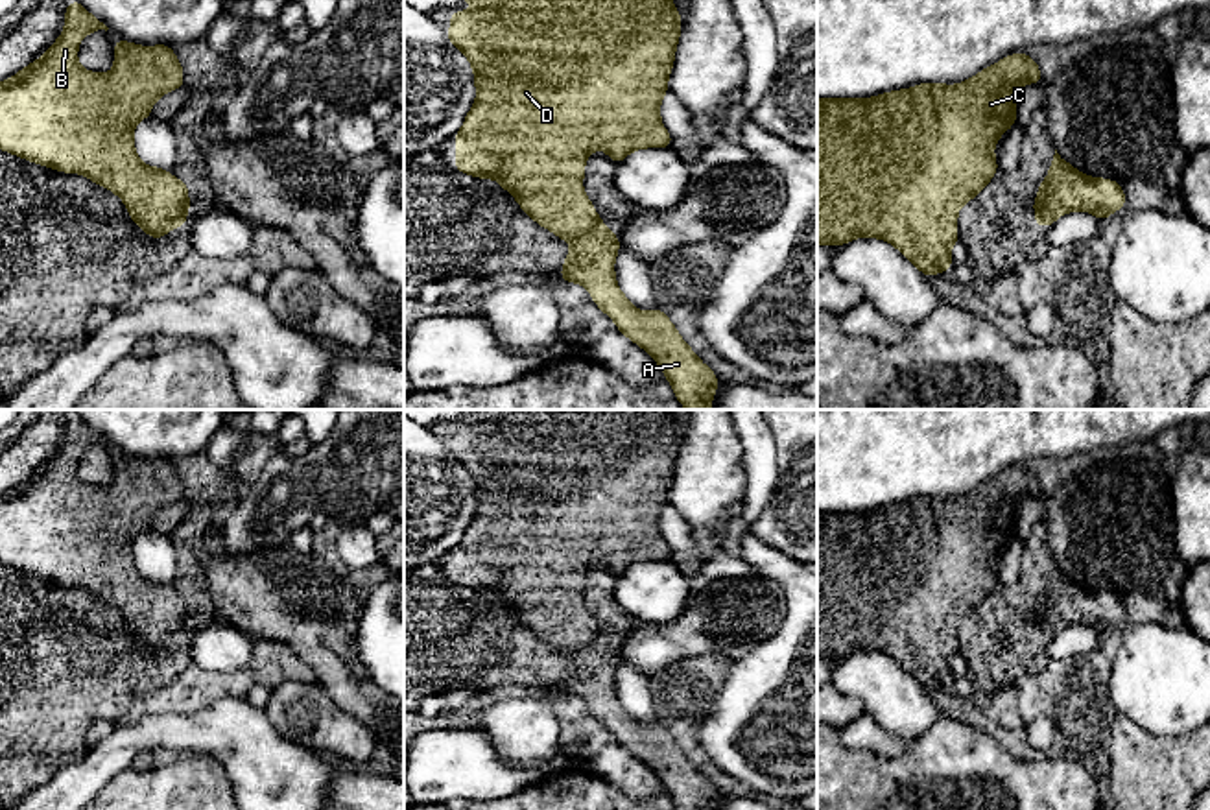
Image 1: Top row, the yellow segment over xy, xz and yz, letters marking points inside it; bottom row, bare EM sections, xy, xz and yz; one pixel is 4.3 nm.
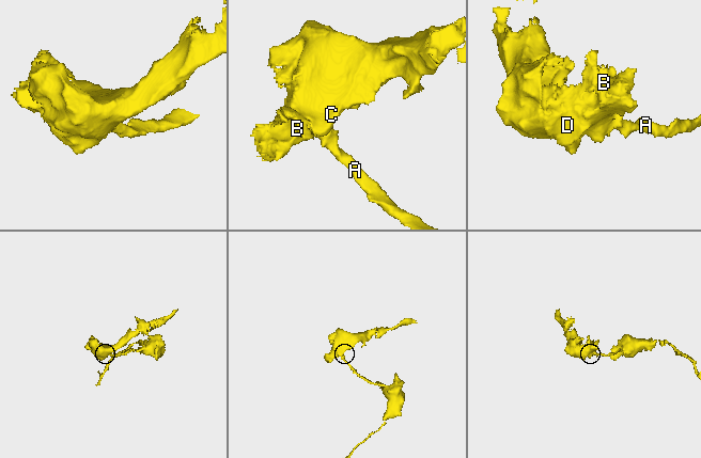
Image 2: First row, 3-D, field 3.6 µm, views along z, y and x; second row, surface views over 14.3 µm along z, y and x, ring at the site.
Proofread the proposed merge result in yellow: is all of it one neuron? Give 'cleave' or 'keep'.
cleave

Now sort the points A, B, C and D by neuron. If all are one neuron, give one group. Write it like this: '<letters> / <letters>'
A / B C D

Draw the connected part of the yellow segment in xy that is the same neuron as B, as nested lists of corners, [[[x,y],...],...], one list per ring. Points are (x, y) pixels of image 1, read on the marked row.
[[[79,0],[66,4],[65,30],[59,39],[13,77],[0,81],[0,149],[65,173],[81,173],[100,186],[114,192],[127,207],[131,220],[151,238],[160,240],[170,232],[172,221],[183,208],[183,186],[170,170],[144,164],[136,157],[133,131],[151,116],[153,103],[166,92],[184,85],[183,66],[172,46],[138,46],[114,41],[114,66],[109,74],[94,74],[77,63],[77,46],[85,35],[109,30],[92,17]]]

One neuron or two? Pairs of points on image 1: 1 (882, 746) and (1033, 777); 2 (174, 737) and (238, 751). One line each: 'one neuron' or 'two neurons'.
1: two neurons
2: one neuron

